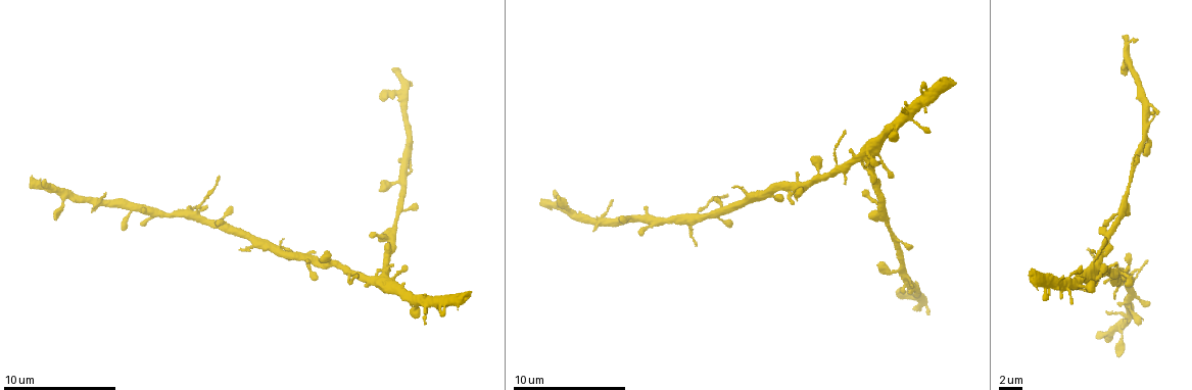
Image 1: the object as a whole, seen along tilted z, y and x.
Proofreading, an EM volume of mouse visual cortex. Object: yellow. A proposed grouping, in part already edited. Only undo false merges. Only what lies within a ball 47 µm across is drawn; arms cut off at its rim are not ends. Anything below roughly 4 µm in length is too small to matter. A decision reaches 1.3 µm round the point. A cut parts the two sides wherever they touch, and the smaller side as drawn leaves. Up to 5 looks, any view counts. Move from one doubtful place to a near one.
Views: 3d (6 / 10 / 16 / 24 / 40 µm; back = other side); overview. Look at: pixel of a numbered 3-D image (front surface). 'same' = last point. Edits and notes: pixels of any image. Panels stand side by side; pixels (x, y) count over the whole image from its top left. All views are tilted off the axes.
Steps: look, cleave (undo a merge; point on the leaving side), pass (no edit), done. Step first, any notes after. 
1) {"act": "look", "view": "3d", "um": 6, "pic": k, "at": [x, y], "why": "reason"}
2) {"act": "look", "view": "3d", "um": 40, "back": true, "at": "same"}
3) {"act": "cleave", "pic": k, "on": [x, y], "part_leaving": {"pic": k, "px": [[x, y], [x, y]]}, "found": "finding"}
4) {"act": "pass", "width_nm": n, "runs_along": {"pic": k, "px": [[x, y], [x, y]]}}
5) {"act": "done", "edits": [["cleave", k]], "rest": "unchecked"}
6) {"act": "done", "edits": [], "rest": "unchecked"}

{"act": "look", "view": "3d", "um": 16, "pic": 1, "at": [1112, 270], "why": "arms part here"}

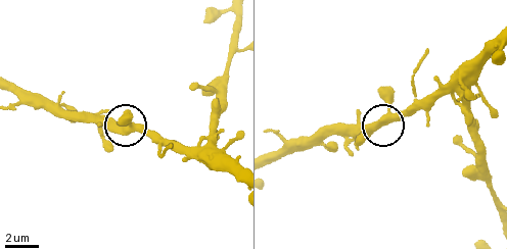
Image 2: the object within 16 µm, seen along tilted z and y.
{"act": "pass", "width_nm": 390, "found": "all the same cell"}

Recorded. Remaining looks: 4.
{"act": "look", "view": "3d", "um": 16, "pic": 1, "at": [388, 275], "why": "two arms in line, one across"}

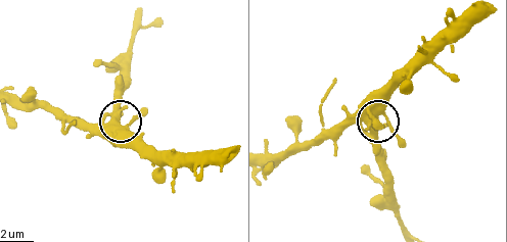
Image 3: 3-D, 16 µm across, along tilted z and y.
{"act": "pass", "arms": 3, "runs_along": {"pic": 3, "px": [[29, 109], [60, 108], [92, 124], [117, 123], [140, 136]]}, "found": "all the same cell"}

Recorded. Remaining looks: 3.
{"act": "look", "view": "3d", "um": 16, "pic": 1, "at": [1125, 198], "why": "sudden change in width"}

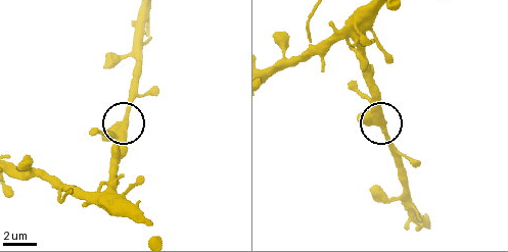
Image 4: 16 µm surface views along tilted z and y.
{"act": "look", "view": "3d", "um": 16, "back": true, "pic": 4, "at": [380, 124]}

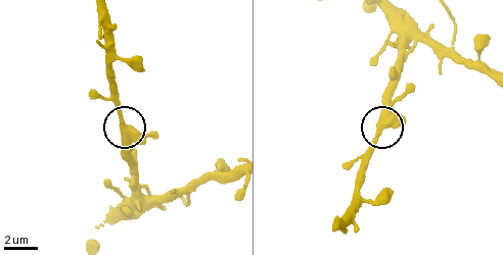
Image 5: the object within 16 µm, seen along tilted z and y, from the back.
{"act": "pass", "runs_along": {"pic": 5, "px": [[222, 182], [150, 192], [136, 179], [118, 98]]}, "found": "all the same cell"}

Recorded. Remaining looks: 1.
{"act": "done", "edits": [], "rest": "unchecked"}

